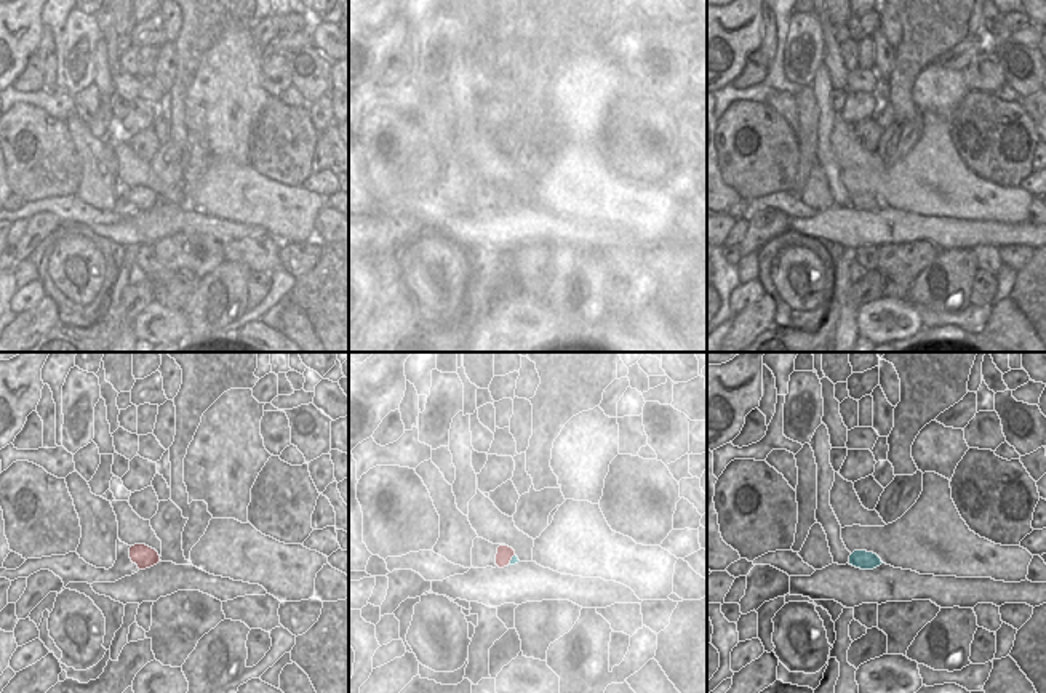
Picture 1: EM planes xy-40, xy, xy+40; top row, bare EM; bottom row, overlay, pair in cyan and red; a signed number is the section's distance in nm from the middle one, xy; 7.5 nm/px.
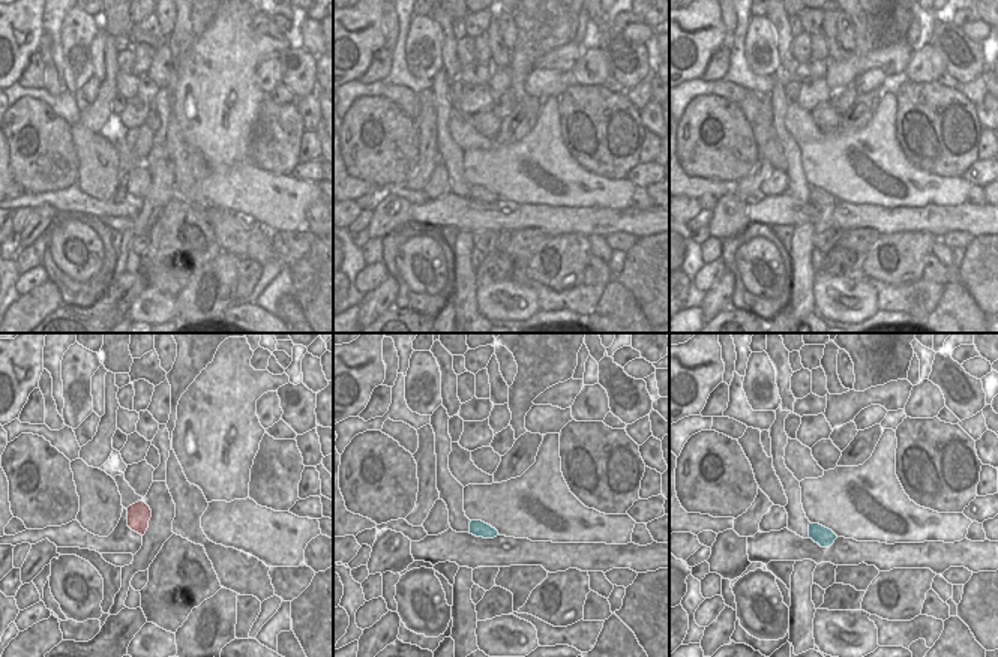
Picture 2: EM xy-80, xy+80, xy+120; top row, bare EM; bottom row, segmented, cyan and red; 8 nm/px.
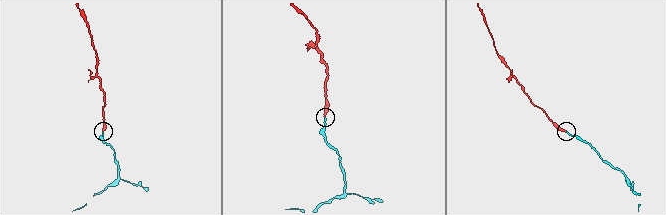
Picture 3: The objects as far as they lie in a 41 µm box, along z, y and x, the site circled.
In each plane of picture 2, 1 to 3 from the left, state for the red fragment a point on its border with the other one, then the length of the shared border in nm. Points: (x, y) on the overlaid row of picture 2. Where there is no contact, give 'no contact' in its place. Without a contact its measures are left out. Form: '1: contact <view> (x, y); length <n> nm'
1: no contact
2: no contact
3: no contact

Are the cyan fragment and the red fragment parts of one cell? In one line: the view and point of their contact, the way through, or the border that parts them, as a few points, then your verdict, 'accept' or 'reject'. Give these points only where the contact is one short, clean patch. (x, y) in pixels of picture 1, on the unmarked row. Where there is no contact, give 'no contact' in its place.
contact xy (511, 202); way xy (514, 202), (511, 202), (504, 196); accept

